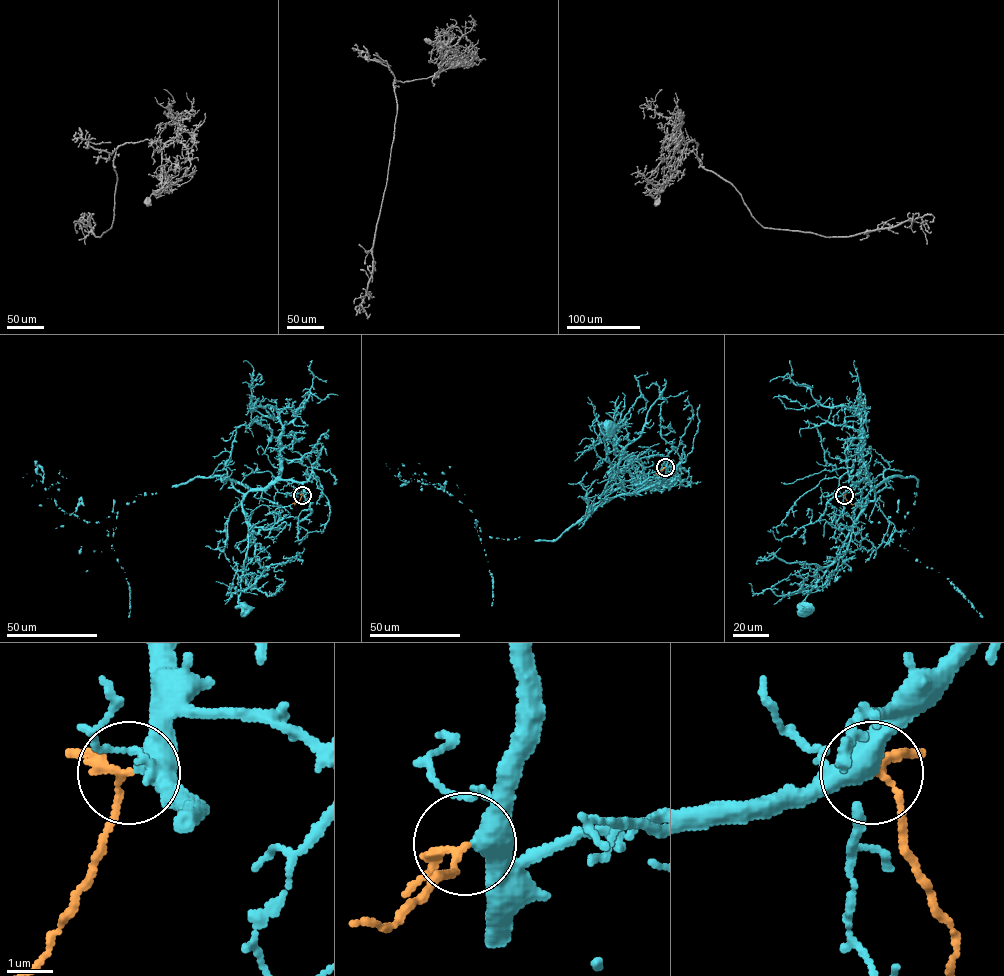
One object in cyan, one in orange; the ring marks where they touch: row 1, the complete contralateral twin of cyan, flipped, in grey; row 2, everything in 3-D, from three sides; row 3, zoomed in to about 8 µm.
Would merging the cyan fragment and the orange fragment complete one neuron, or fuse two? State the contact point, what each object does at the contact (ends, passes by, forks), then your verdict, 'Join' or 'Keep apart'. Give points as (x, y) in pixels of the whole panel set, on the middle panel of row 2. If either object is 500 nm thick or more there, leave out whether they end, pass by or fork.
Place: (665, 467). At the ring cyan passes by. At the ring orange passes by. Join

